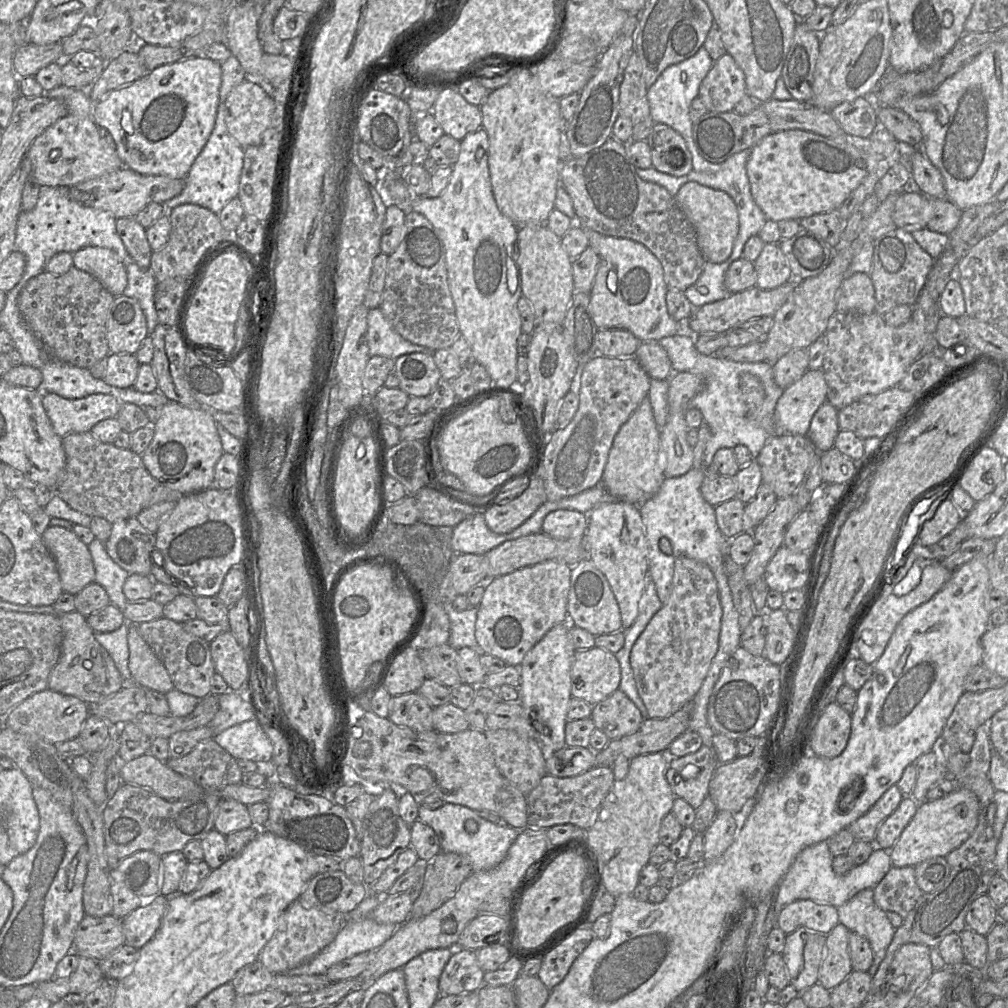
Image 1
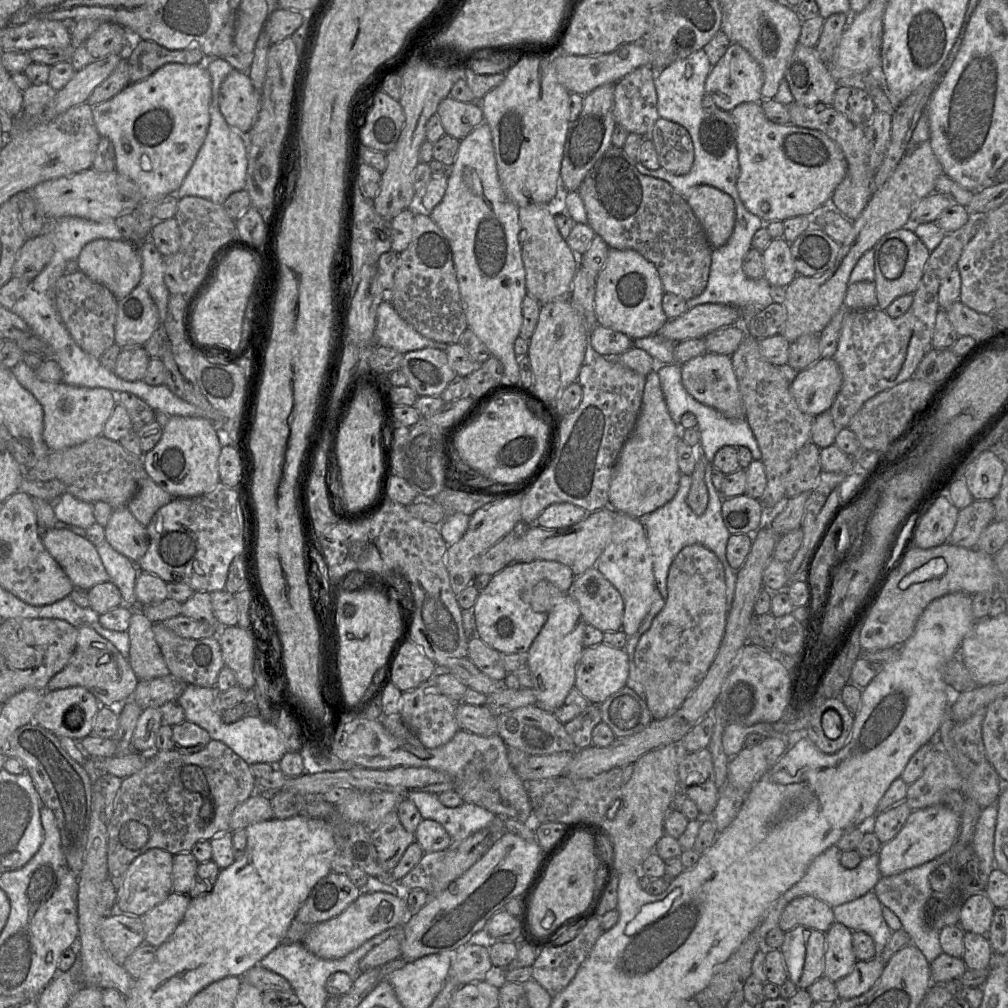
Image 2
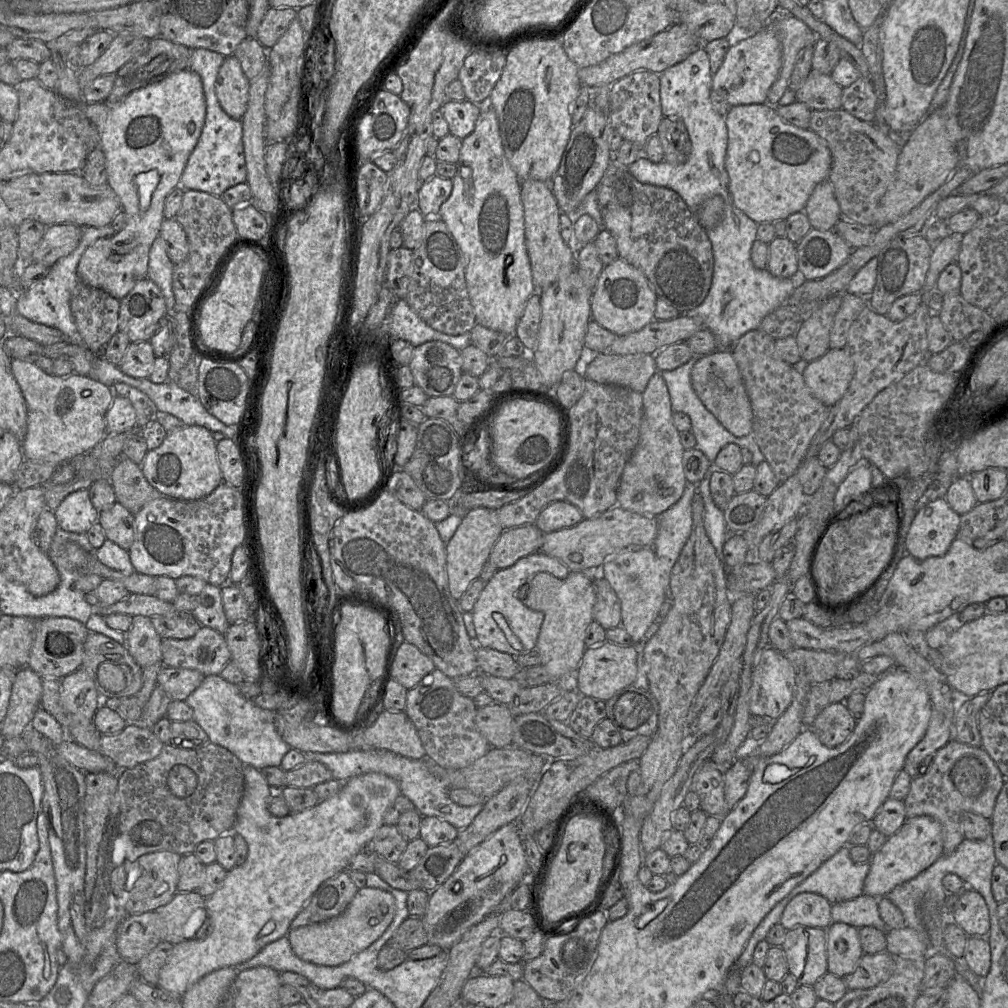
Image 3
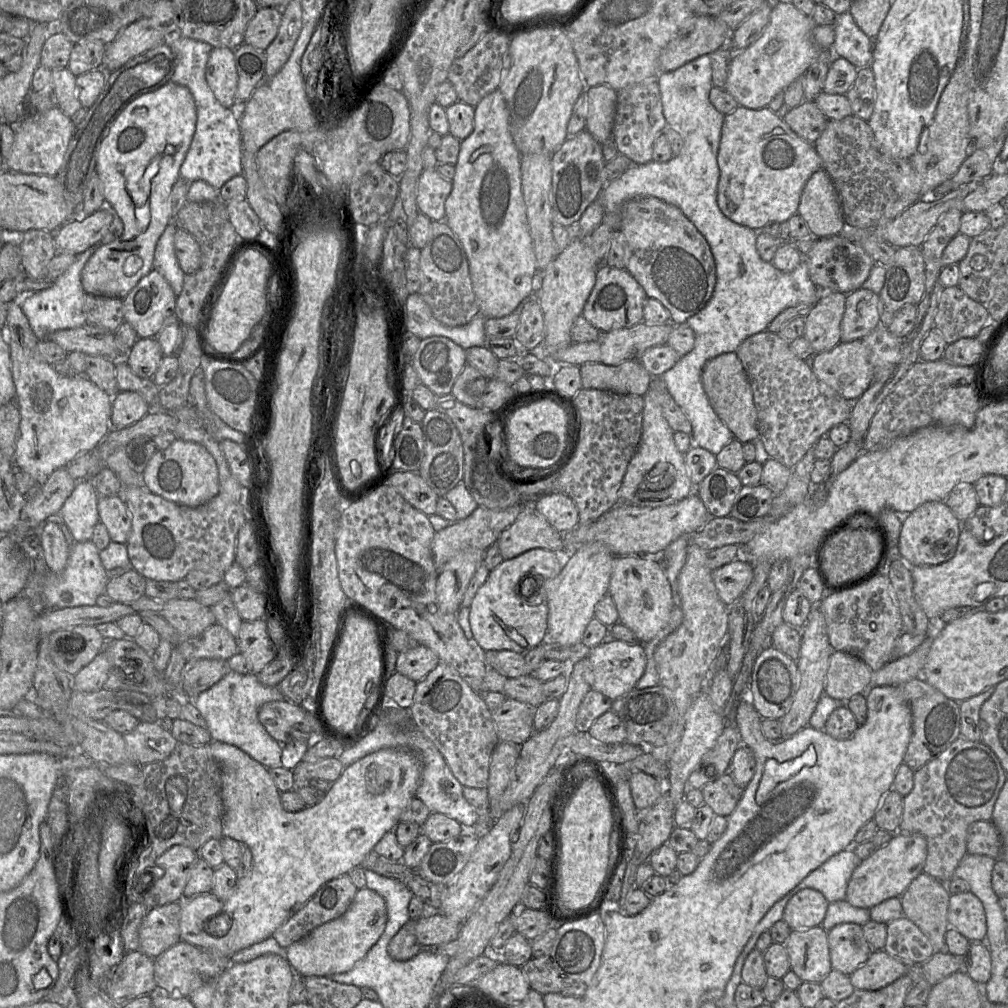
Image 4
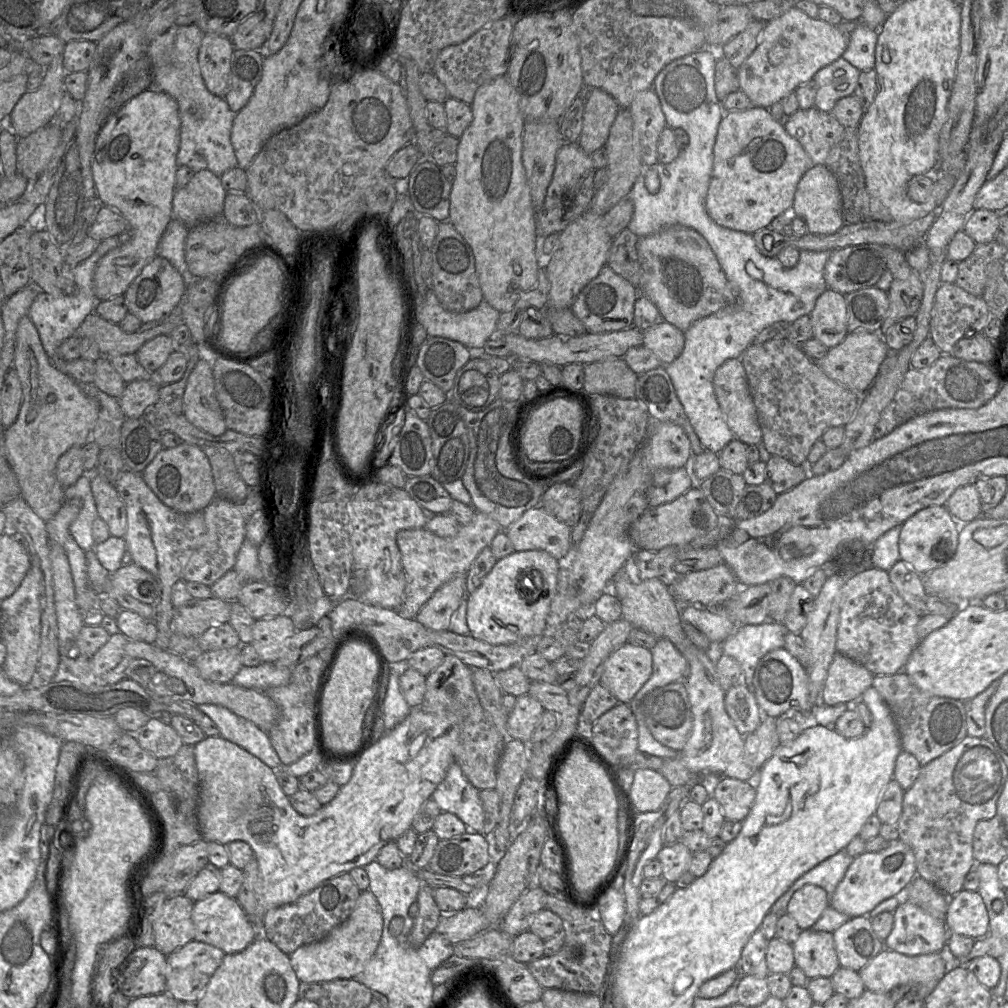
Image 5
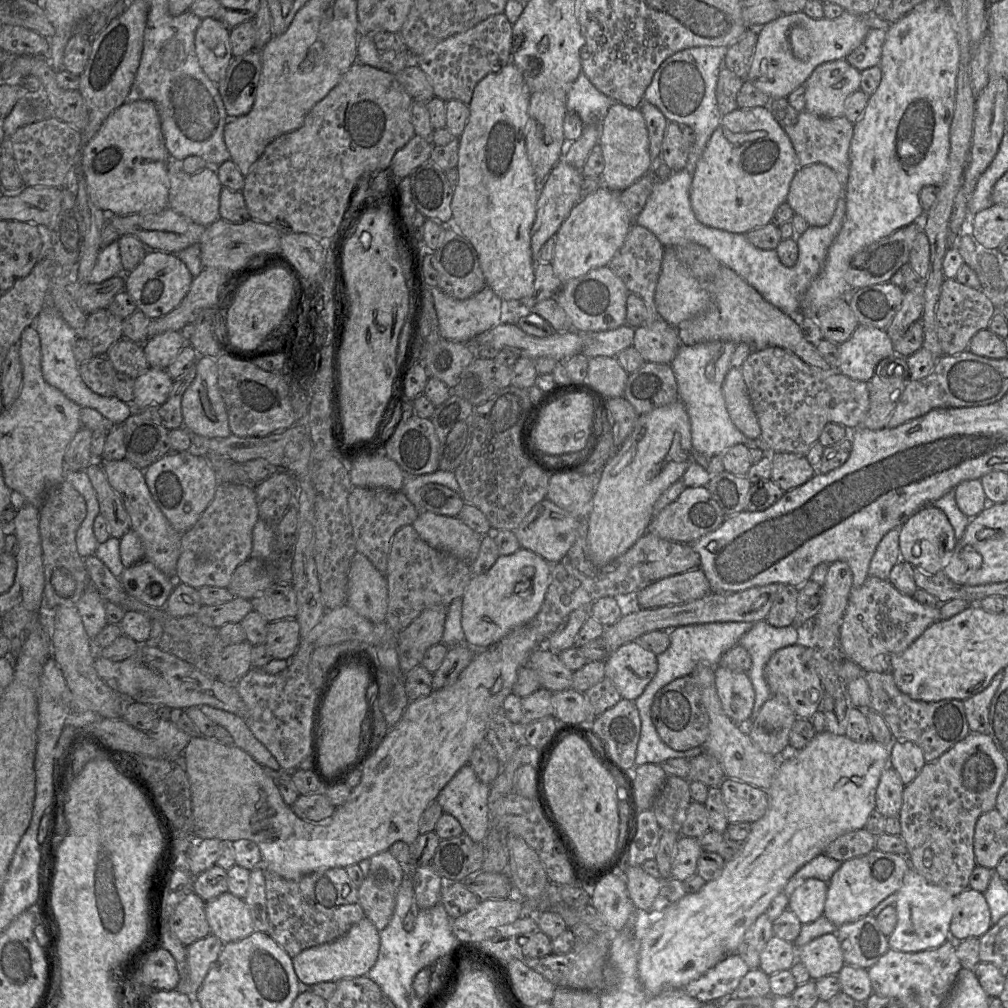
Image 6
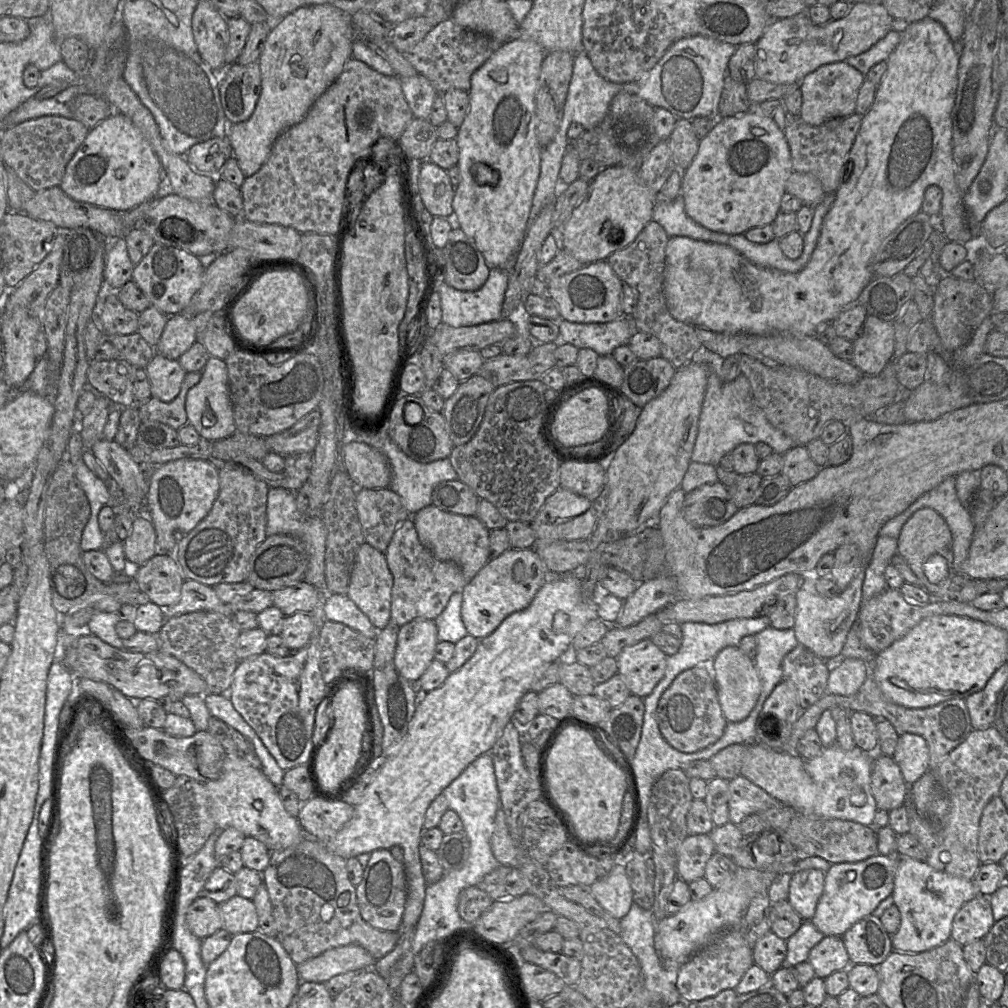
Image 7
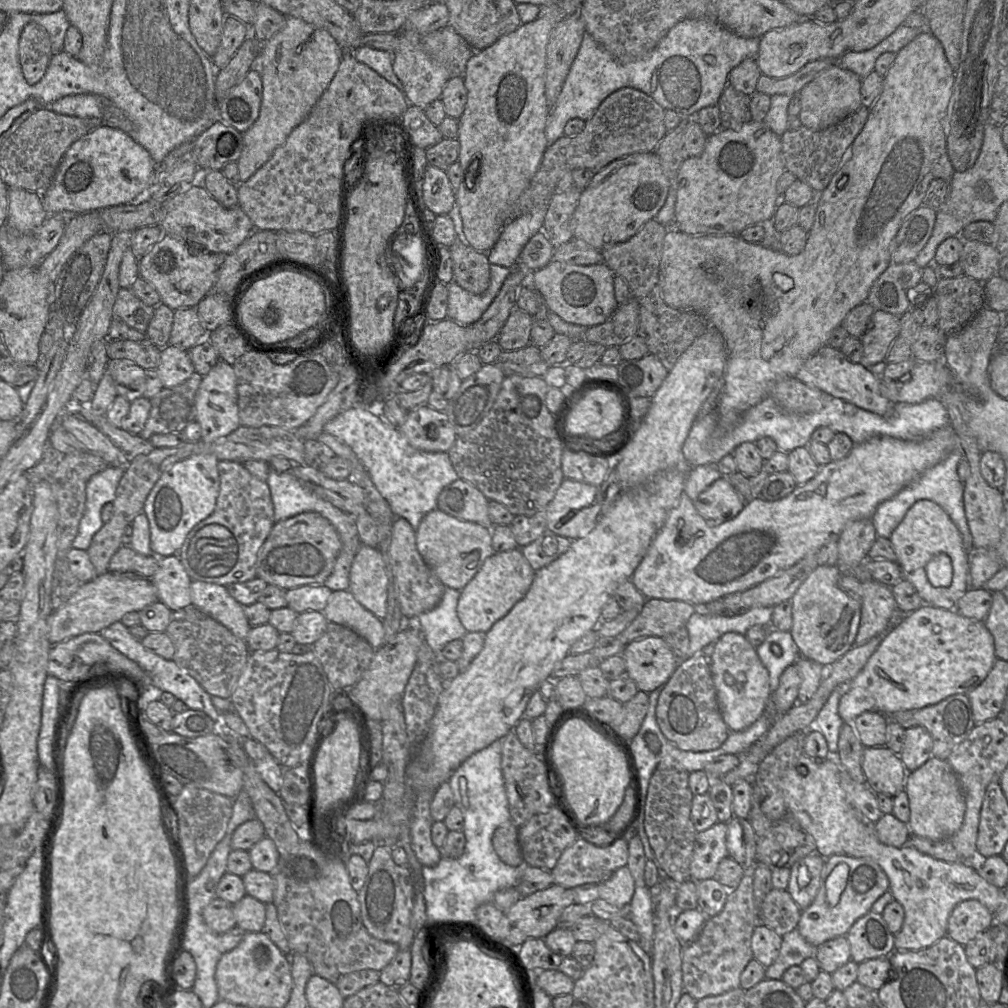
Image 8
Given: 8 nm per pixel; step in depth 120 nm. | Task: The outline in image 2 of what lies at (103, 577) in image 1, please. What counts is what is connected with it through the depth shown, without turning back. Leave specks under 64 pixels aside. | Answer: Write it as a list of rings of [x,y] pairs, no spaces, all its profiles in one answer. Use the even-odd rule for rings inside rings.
[[[107,540],[97,545],[96,548],[110,577],[110,581],[121,592],[122,604],[132,609],[139,608],[135,594],[135,584],[139,574],[136,564],[123,554],[117,552]]]

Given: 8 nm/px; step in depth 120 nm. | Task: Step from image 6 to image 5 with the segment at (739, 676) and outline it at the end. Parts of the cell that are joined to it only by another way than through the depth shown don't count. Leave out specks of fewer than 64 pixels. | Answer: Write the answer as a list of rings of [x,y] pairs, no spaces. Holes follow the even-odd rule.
[[[739,683],[726,691],[725,708],[743,736],[754,732],[764,716],[754,693],[744,683]]]

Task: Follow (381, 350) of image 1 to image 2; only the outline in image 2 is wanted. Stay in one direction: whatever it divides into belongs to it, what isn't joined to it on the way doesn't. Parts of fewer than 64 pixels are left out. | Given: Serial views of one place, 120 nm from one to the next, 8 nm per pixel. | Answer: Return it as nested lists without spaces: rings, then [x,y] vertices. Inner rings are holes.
[[[382,301],[378,306],[374,343],[401,353],[426,347],[446,350],[449,345],[422,336],[399,316],[390,301]]]

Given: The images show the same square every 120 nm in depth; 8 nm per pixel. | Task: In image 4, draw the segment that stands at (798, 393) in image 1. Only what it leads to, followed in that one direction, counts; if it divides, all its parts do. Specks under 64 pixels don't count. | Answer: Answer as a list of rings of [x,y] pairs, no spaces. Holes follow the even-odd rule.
[[[862,339],[840,342],[830,350],[816,353],[812,357],[815,376],[848,401],[856,401],[874,380],[874,368],[870,363],[870,352]]]

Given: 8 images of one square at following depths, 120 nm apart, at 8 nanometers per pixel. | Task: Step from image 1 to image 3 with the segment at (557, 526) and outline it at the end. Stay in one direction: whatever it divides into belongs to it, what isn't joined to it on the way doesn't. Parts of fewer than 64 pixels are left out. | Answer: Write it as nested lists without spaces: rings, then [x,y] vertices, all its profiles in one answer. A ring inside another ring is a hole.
[[[554,501],[539,513],[535,525],[543,532],[569,528],[584,519],[580,510],[567,501]]]

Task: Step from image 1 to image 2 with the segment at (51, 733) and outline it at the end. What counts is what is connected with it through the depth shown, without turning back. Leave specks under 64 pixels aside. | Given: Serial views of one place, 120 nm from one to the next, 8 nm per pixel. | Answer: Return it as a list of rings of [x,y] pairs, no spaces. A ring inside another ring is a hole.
[[[81,686],[44,691],[35,714],[34,722],[53,732],[57,737],[69,737],[80,741],[92,734],[94,718],[100,708],[97,698]]]

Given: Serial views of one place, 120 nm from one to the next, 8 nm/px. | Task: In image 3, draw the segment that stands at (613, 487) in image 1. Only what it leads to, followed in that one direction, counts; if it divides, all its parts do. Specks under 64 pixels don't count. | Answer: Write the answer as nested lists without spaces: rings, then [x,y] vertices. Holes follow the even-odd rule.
[[[661,372],[649,380],[643,395],[643,416],[638,444],[627,461],[617,489],[617,505],[623,509],[656,517],[682,496],[687,482],[682,457],[680,432],[672,418],[671,399]]]

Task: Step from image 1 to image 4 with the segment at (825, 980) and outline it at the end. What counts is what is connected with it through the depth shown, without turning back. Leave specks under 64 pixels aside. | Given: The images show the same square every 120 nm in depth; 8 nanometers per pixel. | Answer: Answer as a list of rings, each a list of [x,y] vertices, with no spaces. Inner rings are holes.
[[[843,923],[828,932],[832,969],[850,976],[866,963],[874,951],[863,933],[863,925]]]

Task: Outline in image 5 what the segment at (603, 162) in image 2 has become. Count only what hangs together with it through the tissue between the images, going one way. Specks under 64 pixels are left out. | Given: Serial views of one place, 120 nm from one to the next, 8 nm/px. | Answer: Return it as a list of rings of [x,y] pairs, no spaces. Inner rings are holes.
[[[676,225],[639,237],[637,252],[642,268],[639,293],[651,300],[664,321],[683,332],[694,322],[737,300],[737,290],[727,279],[710,245],[691,228]]]

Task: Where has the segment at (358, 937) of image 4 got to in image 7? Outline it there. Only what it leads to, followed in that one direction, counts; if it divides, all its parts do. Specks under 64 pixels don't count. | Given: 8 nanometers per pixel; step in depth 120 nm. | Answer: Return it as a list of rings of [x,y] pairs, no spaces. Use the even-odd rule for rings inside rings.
[[[350,944],[327,950],[315,958],[298,964],[297,972],[301,982],[325,983],[336,975],[363,968],[373,968],[376,961],[365,948]]]

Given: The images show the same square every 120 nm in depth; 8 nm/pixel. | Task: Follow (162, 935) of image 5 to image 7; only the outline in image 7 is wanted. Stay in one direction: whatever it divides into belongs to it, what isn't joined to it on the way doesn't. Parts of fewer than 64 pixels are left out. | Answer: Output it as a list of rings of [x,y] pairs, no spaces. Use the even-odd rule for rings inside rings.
[[[200,896],[189,906],[186,922],[195,936],[207,938],[223,928],[220,905],[208,897]]]

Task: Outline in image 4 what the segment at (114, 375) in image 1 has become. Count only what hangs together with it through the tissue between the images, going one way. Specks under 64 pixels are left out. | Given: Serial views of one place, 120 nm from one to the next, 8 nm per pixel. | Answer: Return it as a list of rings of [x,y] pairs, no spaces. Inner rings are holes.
[[[150,337],[138,338],[131,350],[120,360],[125,360],[137,376],[153,379],[163,357],[158,340]]]

